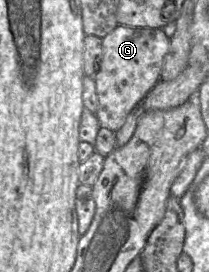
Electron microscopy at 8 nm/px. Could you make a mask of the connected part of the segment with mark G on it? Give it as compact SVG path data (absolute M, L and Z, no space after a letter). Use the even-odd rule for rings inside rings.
M118 25L102 39L103 56L99 72L94 77L98 97L95 115L101 127L117 132L124 125L132 109L142 103L161 79L163 61L169 45L170 39L162 28Z

